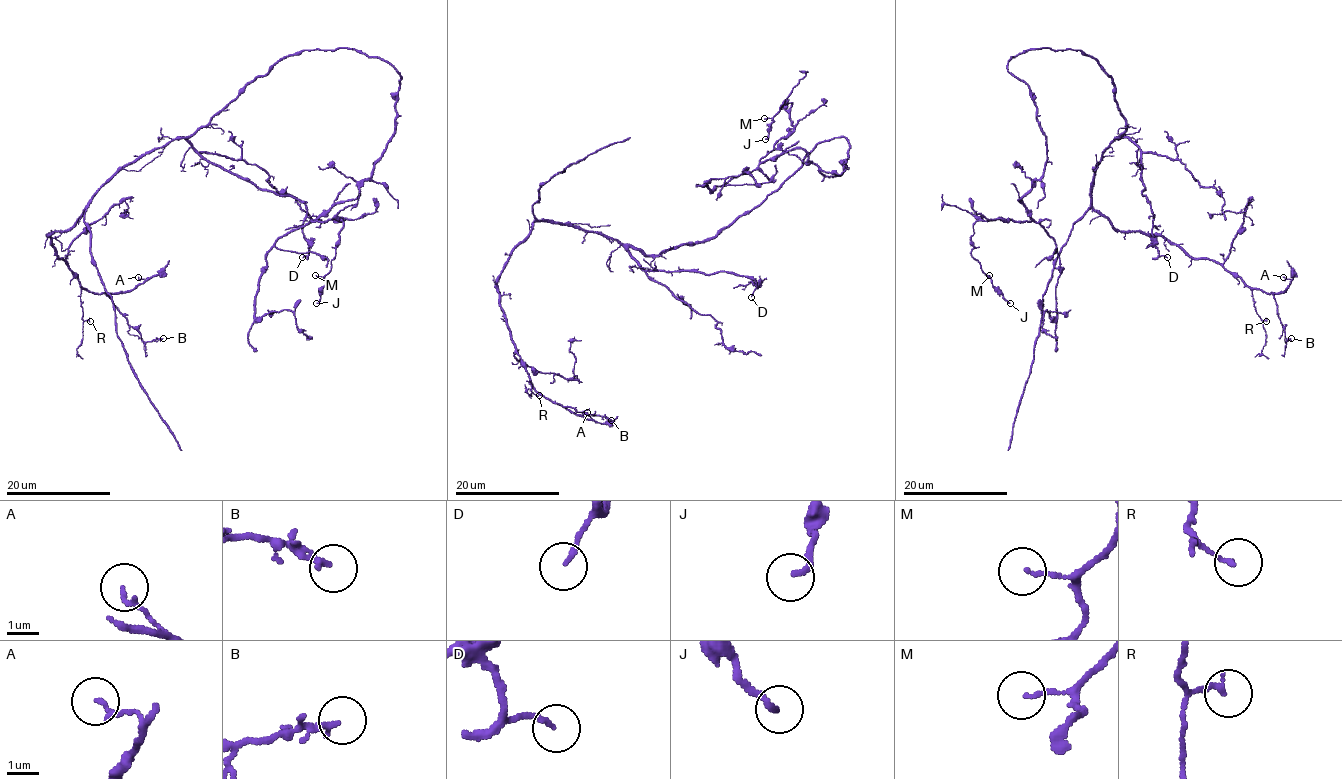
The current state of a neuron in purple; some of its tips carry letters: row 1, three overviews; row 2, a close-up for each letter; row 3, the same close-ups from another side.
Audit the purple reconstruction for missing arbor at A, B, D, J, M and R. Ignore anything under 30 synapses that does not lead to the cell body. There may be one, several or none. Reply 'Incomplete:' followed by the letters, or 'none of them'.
Incomplete: none of them

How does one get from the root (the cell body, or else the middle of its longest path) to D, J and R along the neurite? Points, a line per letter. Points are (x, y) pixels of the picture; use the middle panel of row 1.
D: (732, 224), (711, 239), (657, 255), (630, 247), (628, 254), (648, 271), (749, 276), (757, 285), (751, 297)
J: (732, 224), (818, 143), (847, 139), (844, 170), (803, 148), (760, 160), (787, 100), (765, 139)
R: (732, 224), (711, 239), (646, 255), (579, 226), (536, 221), (512, 251), (497, 293), (539, 395)

